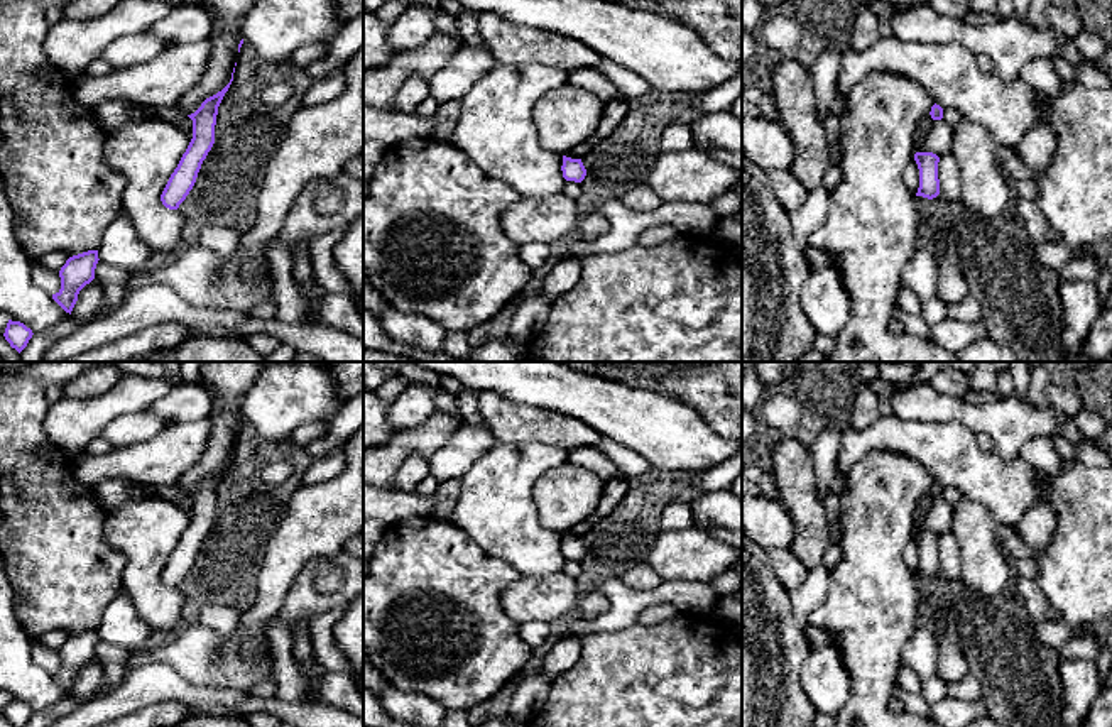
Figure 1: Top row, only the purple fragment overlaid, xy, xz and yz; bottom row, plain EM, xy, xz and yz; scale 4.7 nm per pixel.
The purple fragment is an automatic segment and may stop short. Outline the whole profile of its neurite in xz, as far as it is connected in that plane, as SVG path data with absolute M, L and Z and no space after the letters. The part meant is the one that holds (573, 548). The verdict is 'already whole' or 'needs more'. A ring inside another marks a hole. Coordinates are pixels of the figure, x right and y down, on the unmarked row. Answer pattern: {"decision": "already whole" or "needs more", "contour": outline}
{"decision": "needs more", "contour": "M497 441L463 473L461 492L448 521L465 531L485 553L514 565L521 575L551 575L561 571L566 560L581 561L586 555L581 538L546 529L532 499L534 484L566 460L568 451L551 445Z"}

